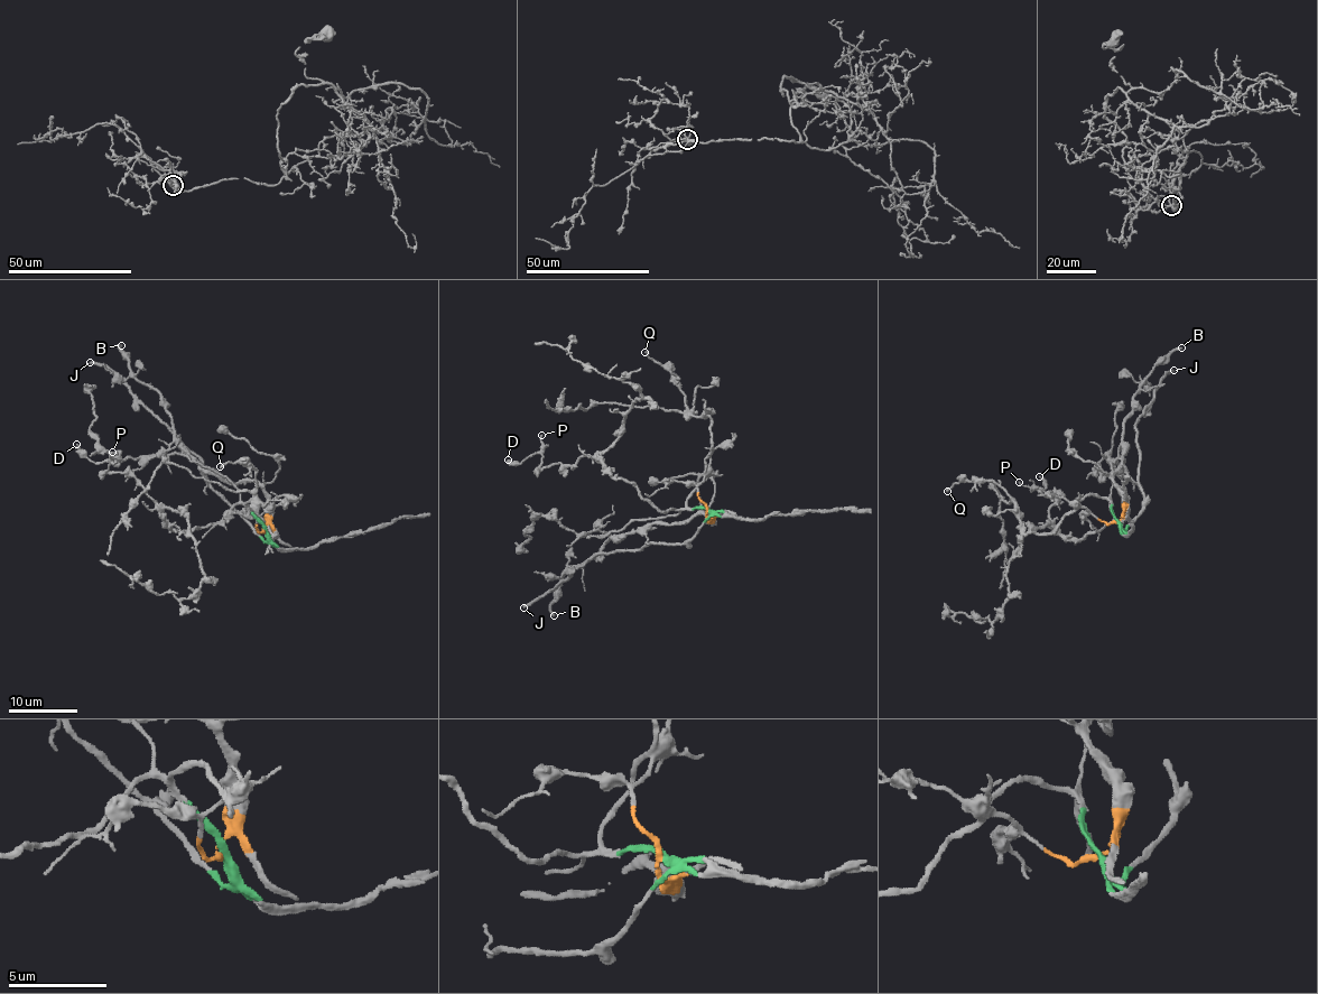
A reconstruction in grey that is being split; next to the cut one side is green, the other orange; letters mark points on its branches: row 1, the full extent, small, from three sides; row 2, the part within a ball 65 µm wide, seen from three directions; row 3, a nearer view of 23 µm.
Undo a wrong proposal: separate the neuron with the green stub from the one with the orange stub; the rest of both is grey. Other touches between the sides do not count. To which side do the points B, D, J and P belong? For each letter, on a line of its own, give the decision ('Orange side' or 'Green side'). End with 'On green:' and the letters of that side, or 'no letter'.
B: Orange side
D: Green side
J: Green side
P: Green side
On green: D, J, P

